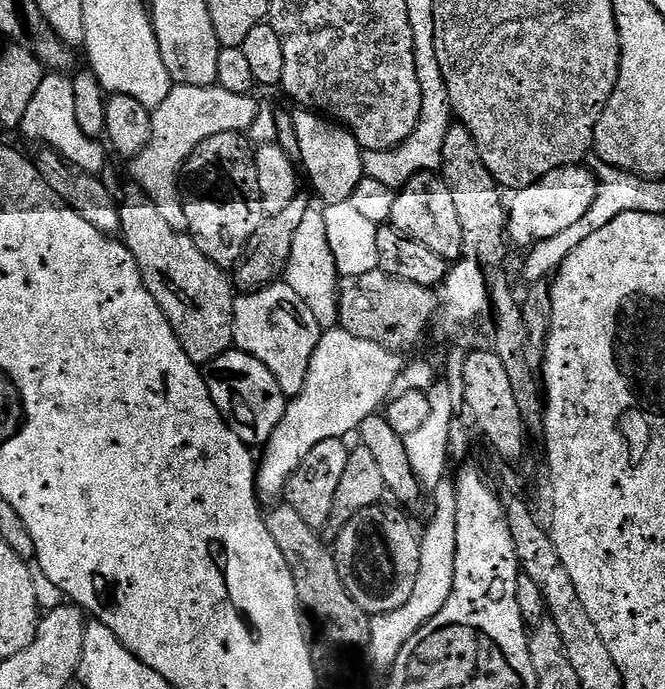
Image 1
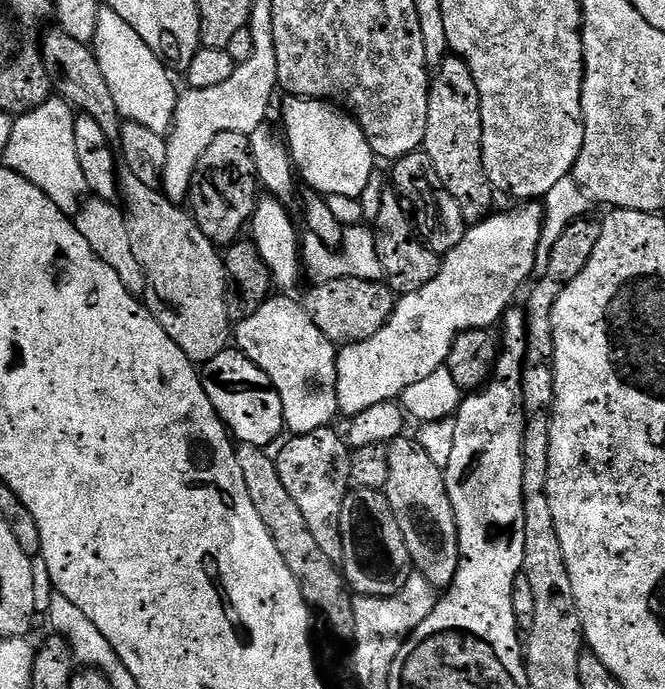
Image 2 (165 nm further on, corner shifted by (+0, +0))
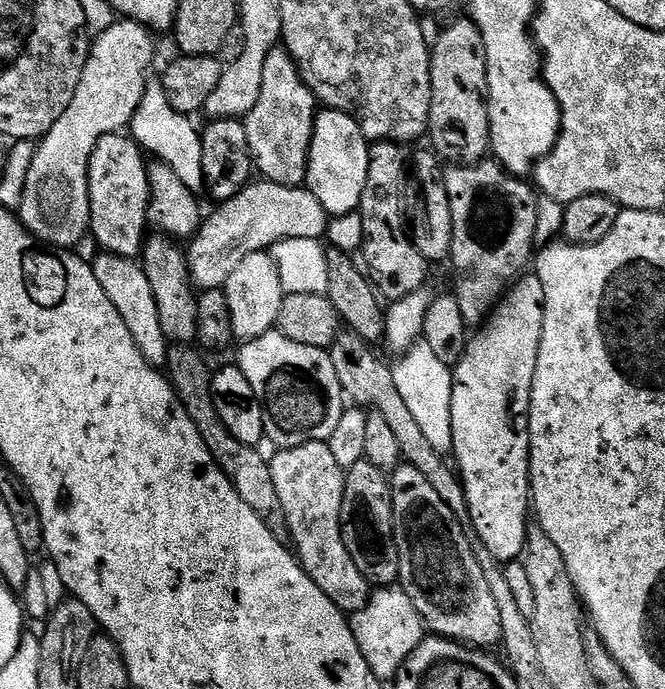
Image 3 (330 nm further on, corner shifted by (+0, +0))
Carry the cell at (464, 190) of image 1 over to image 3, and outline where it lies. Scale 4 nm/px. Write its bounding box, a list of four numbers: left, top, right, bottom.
[427,18,490,165]

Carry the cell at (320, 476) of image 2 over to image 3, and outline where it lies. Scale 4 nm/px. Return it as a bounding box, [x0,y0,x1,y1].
[270,440,370,614]

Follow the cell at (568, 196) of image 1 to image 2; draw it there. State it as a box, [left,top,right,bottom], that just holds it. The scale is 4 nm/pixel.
[336,202,543,417]

